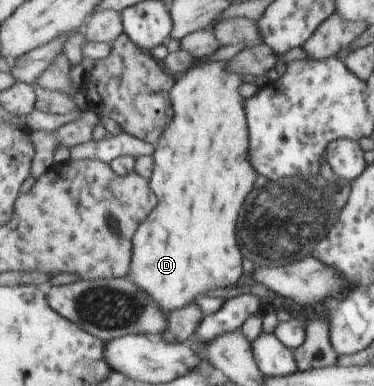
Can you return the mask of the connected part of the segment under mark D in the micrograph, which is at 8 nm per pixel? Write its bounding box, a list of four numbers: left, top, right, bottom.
[130,60,257,315]

